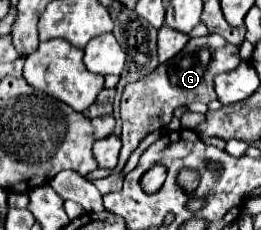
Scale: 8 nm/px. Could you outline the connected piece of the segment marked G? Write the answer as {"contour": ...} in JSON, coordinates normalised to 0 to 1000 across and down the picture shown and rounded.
{"contour":[[[785,152],[762,170],[724,170],[724,187],[709,196],[709,213],[670,239],[663,257],[648,257],[640,274],[617,274],[579,326],[533,343],[525,361],[494,361],[471,396],[464,422],[464,526],[471,526],[471,578],[464,578],[464,613],[471,613],[471,648],[464,648],[464,683],[456,709],[433,743],[410,735],[364,735],[333,761],[333,778],[387,778],[387,770],[418,770],[448,743],[464,743],[494,691],[494,674],[533,639],[540,604],[571,578],[586,578],[594,561],[632,552],[655,517],[663,517],[663,483],[693,457],[724,457],[739,439],[770,439],[770,448],[801,448],[816,430],[831,430],[824,396],[816,396],[816,335],[862,309],[900,300],[923,274],[916,257],[916,213],[885,187],[870,187],[847,152]]]}

